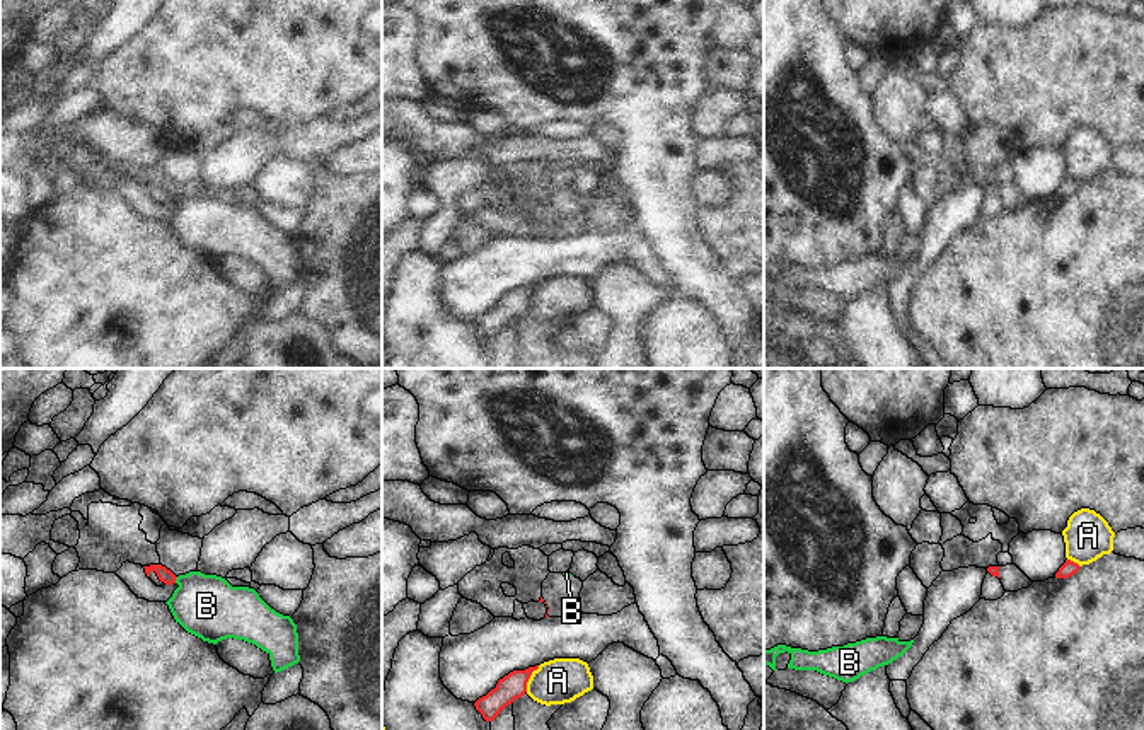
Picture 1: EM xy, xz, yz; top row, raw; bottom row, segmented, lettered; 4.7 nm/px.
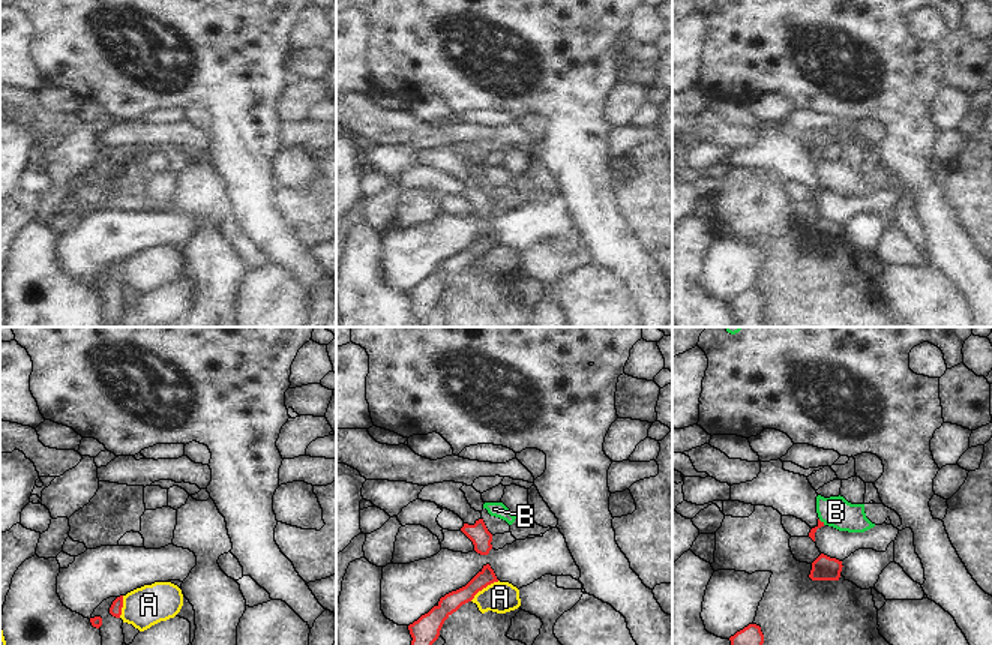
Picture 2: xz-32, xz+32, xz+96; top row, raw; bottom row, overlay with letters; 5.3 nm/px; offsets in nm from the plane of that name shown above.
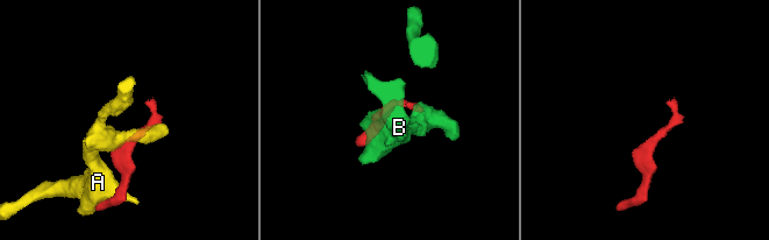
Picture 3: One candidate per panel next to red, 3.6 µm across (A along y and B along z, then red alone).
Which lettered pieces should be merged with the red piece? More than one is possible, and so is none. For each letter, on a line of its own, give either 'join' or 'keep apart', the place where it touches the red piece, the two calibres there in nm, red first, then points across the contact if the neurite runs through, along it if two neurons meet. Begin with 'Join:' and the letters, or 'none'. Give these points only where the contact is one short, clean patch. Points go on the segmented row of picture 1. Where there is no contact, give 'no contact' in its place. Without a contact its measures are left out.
Join: none
A: keep apart; contact xz (529, 677); calibres 120 and 220 nm
B: keep apart; contact xy (174, 580); calibres 70 and 300 nm; border xy (178, 577), (174, 582)

